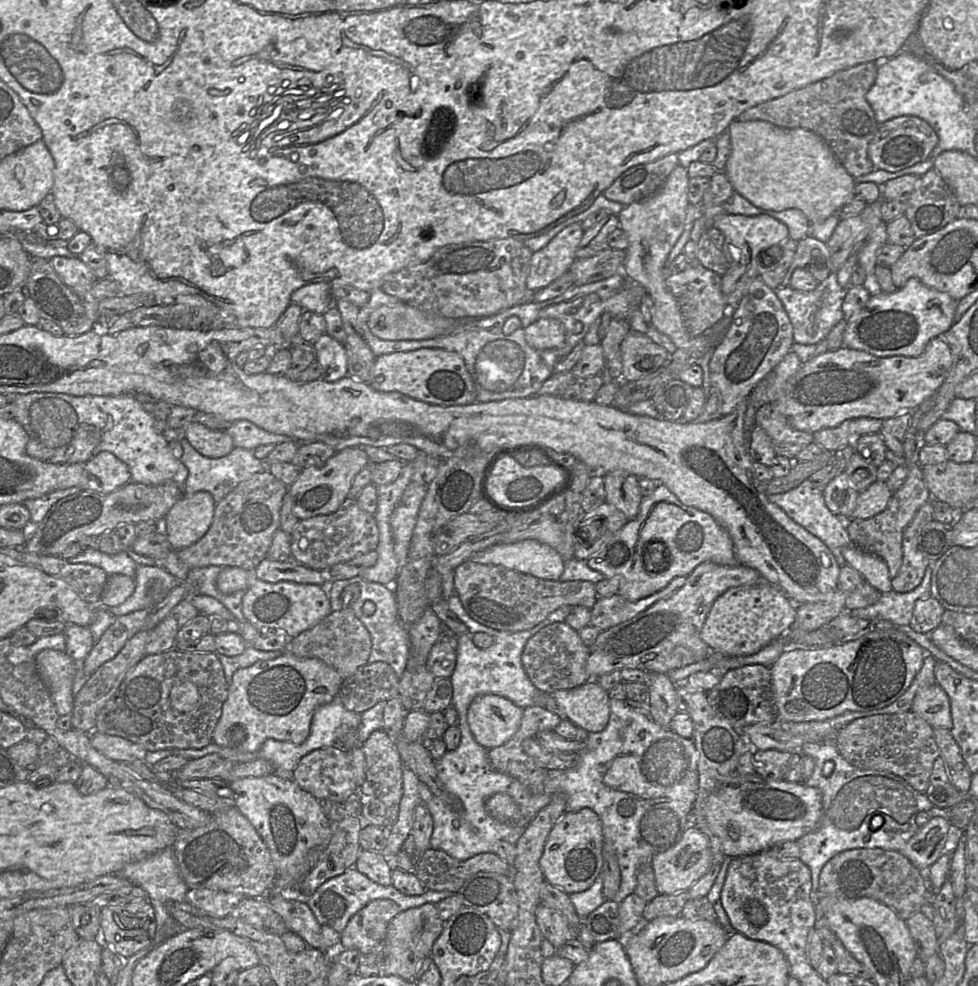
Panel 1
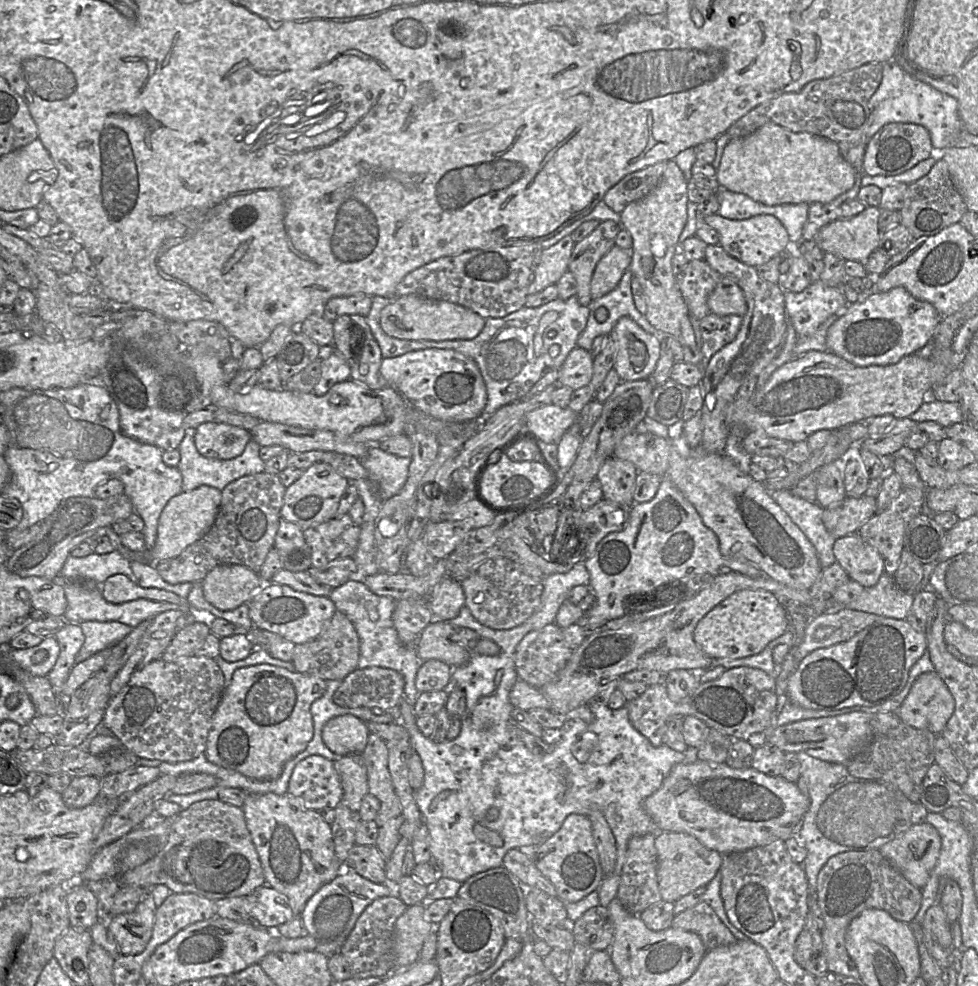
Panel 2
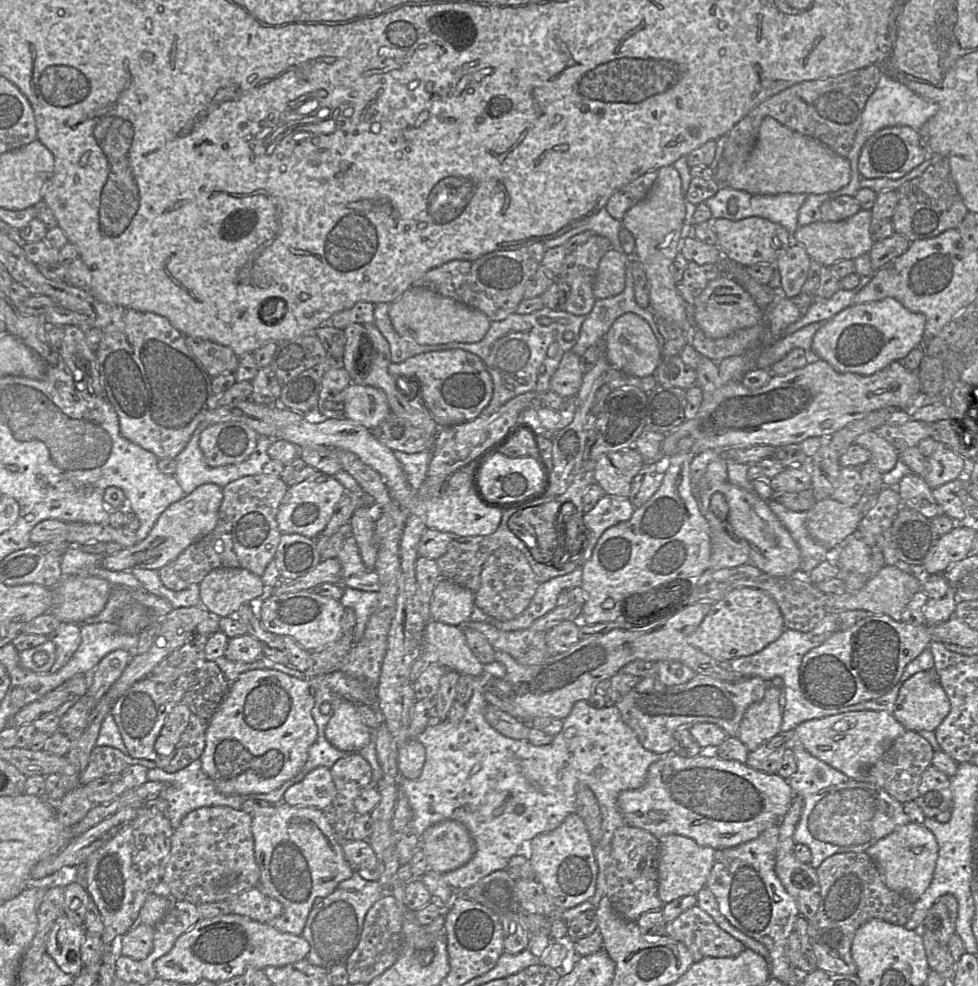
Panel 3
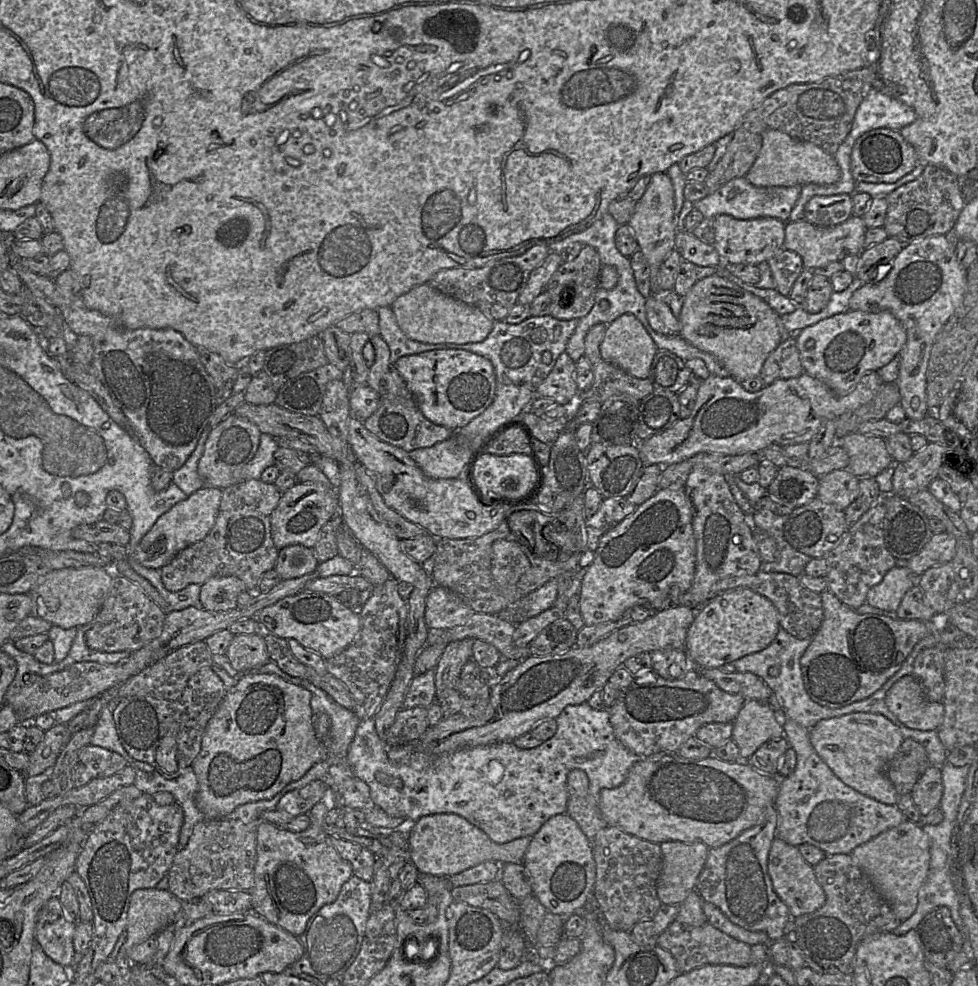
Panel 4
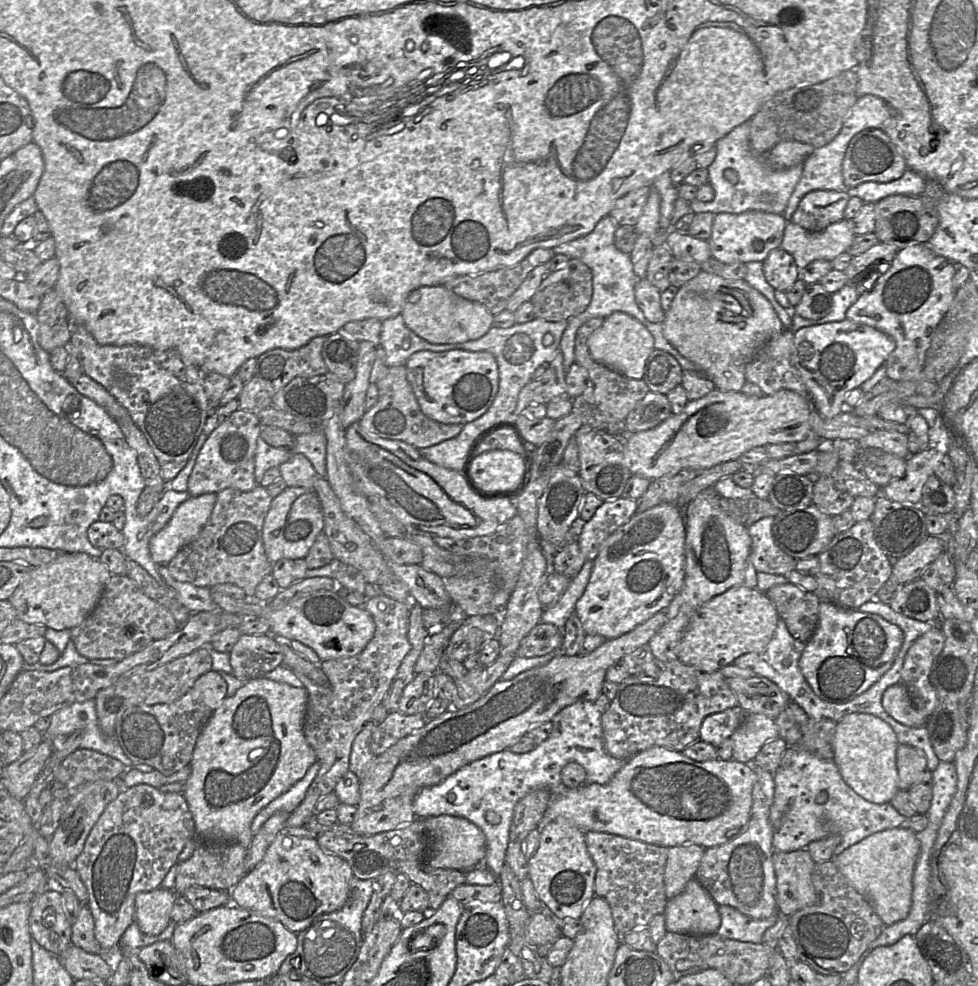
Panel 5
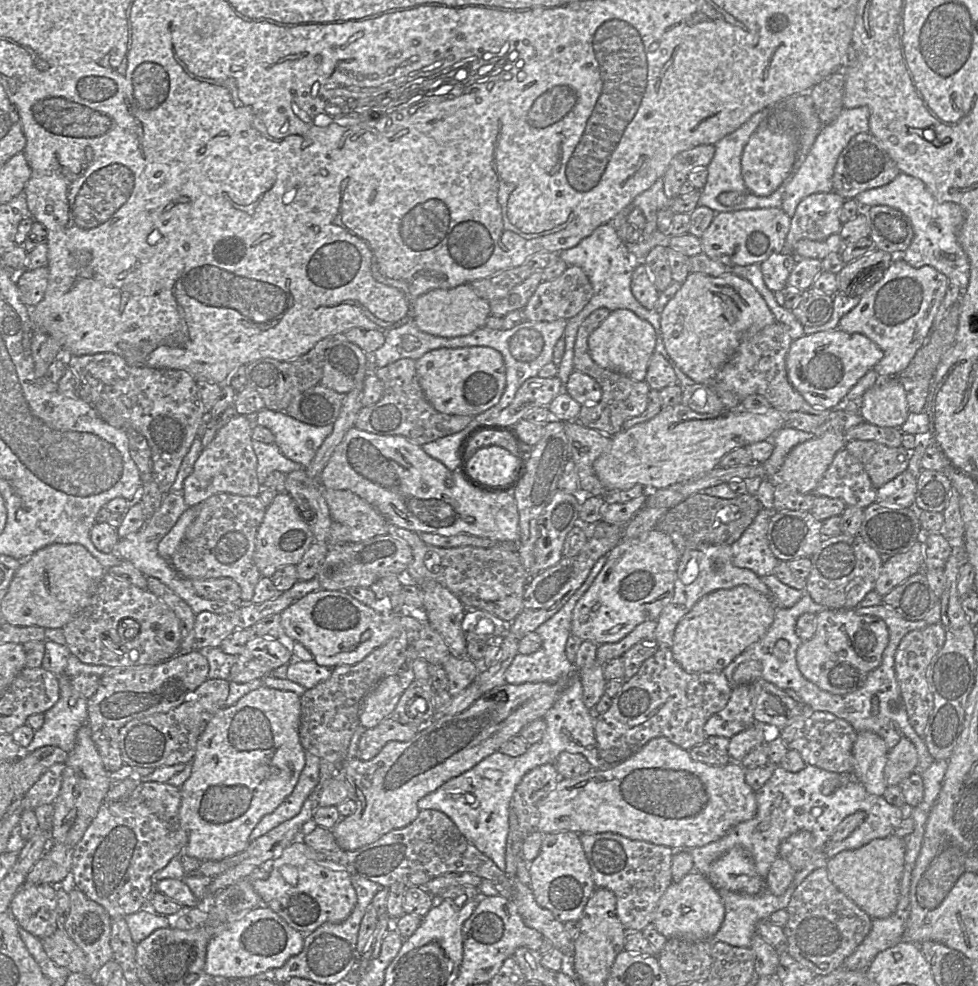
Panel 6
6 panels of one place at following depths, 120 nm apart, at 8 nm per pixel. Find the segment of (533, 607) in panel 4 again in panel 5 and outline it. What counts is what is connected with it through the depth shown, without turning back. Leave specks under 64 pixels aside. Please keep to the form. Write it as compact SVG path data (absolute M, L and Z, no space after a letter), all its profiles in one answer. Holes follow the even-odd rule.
M586 560L581 570L578 572L578 574L571 580L569 586L564 591L564 593L561 595L561 597L558 599L558 601L552 605L551 607L547 607L543 610L541 621L543 623L550 623L561 629L562 635L563 635L563 628L565 626L565 623L569 616L575 612L575 605L576 602L579 600L579 598L582 596L582 594L585 591L585 588L589 582L589 578L591 575L593 567L593 561Z

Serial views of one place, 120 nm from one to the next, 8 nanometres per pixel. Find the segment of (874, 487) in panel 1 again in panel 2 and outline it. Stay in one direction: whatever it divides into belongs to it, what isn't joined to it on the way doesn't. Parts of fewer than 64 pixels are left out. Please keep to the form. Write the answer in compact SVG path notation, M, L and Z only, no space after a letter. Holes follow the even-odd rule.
M863 495L846 497L840 504L824 508L822 521L836 539L858 532L862 524L877 513L876 498Z

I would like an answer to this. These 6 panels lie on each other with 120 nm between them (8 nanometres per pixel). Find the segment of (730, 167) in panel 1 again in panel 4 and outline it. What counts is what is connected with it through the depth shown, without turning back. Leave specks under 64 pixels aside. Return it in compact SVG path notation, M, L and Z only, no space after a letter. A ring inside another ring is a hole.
M767 129L762 133L762 146L758 156L745 177L756 187L830 185L840 180L841 170L833 155L817 145L792 138L779 130Z

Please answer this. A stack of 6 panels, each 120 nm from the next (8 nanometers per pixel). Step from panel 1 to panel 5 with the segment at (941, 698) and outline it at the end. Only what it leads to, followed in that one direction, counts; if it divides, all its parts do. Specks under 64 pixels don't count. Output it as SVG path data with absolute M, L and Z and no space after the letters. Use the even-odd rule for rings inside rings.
M896 683L883 693L884 710L899 723L909 727L926 726L928 718L924 717L914 706L906 686Z

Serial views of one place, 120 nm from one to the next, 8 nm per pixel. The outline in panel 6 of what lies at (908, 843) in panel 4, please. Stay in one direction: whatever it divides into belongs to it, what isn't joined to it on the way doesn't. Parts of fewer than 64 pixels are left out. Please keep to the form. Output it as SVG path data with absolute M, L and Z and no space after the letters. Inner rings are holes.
M892 834L885 838L874 839L860 848L838 853L828 859L826 868L831 882L872 919L885 918L895 912L898 904L900 882L905 865L905 852L905 839Z

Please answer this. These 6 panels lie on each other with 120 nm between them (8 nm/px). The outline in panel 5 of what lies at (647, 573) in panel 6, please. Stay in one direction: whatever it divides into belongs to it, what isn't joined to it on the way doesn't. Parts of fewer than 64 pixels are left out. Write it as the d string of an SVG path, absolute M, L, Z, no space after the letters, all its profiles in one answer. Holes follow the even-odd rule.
M668 503L635 513L615 530L593 560L589 582L575 605L585 634L613 639L631 631L658 611L666 611L683 585L685 539L683 509Z

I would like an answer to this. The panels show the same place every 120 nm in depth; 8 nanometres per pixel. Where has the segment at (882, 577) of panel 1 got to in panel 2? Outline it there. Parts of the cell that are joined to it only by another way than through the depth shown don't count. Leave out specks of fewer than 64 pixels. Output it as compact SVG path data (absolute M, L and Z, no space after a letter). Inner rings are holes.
M858 532L836 539L833 554L849 578L865 588L877 584L881 575L885 573L882 556L864 541Z

